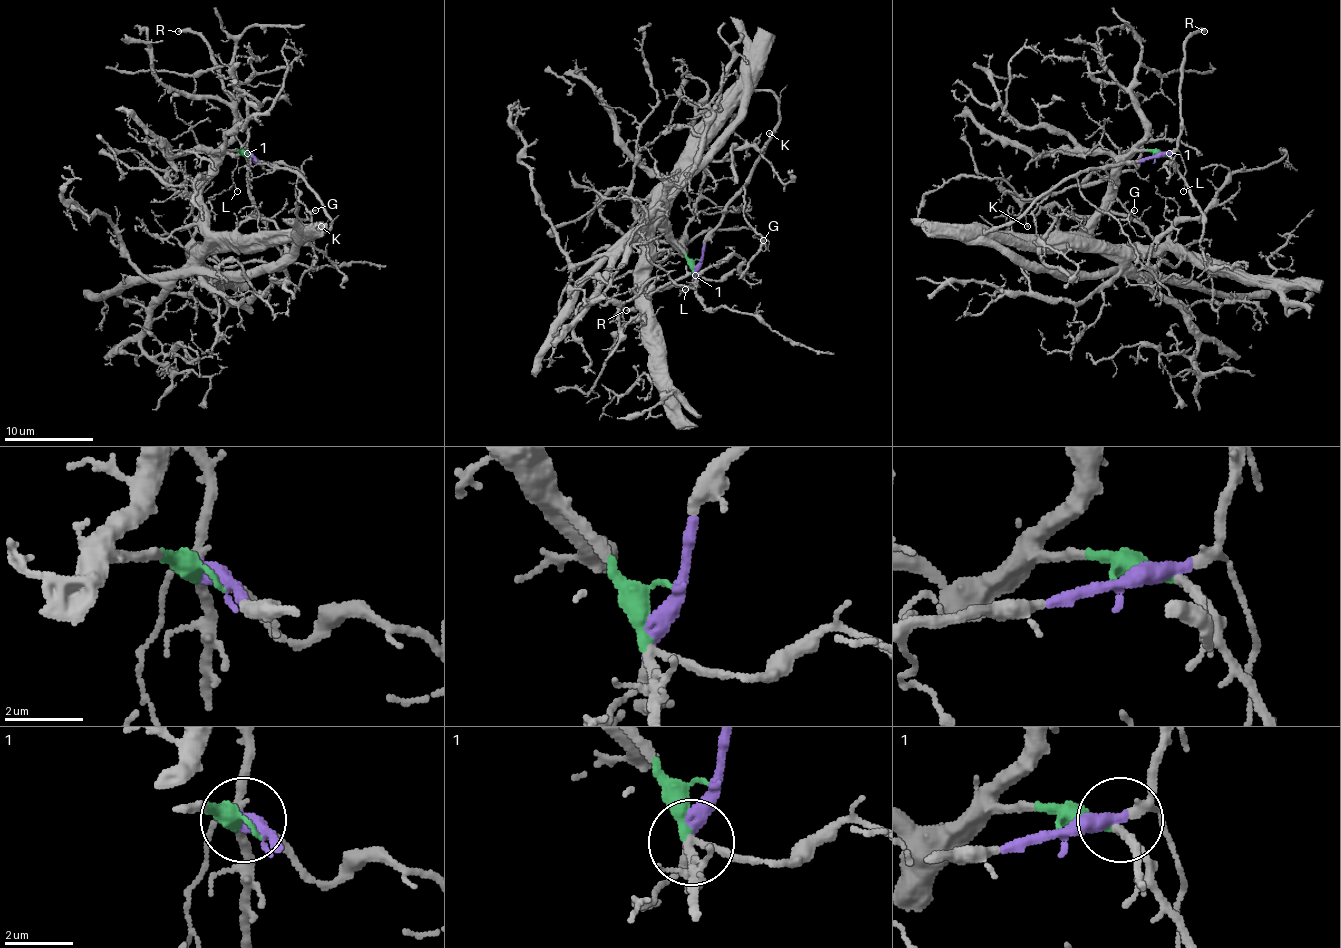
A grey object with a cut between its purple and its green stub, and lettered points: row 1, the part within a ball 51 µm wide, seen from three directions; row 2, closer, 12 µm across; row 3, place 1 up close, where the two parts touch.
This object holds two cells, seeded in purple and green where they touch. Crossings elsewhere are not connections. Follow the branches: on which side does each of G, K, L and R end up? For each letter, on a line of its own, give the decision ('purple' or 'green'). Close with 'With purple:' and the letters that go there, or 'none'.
G: purple
K: purple
L: purple
R: purple
With purple: G, K, L, R

